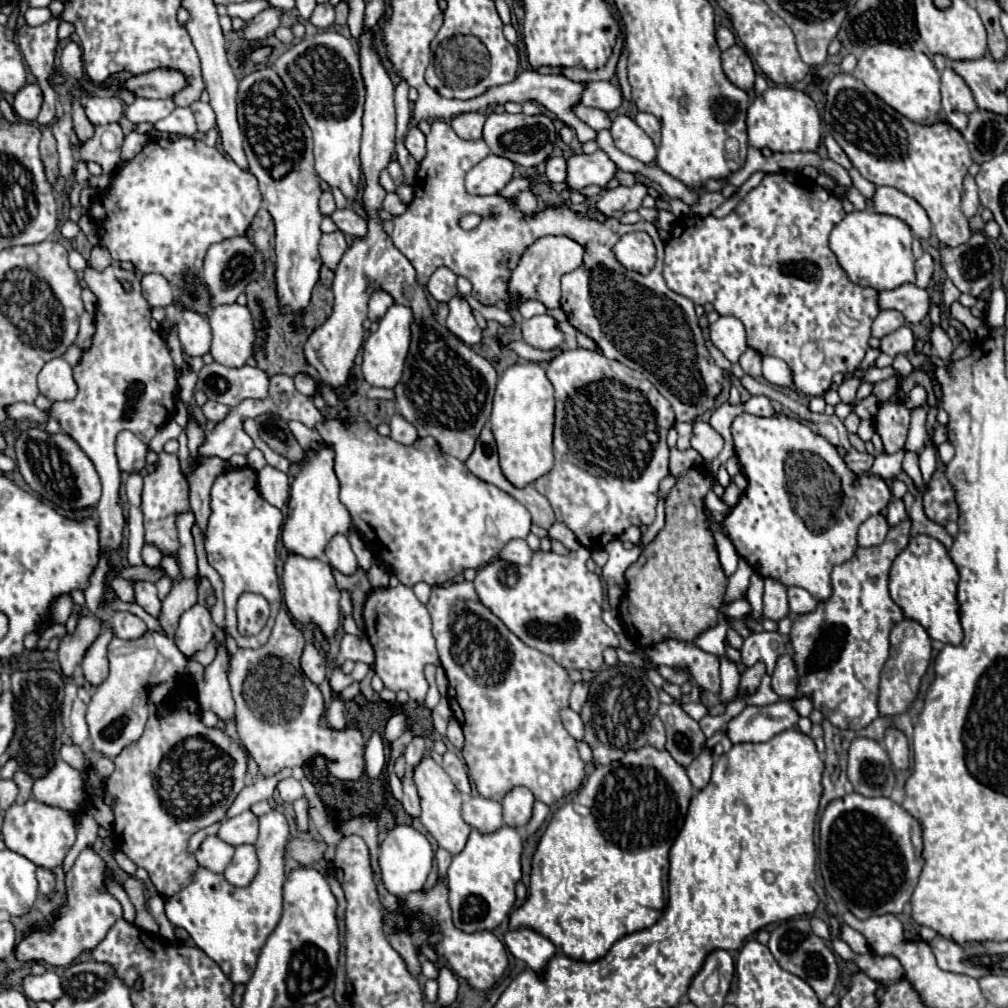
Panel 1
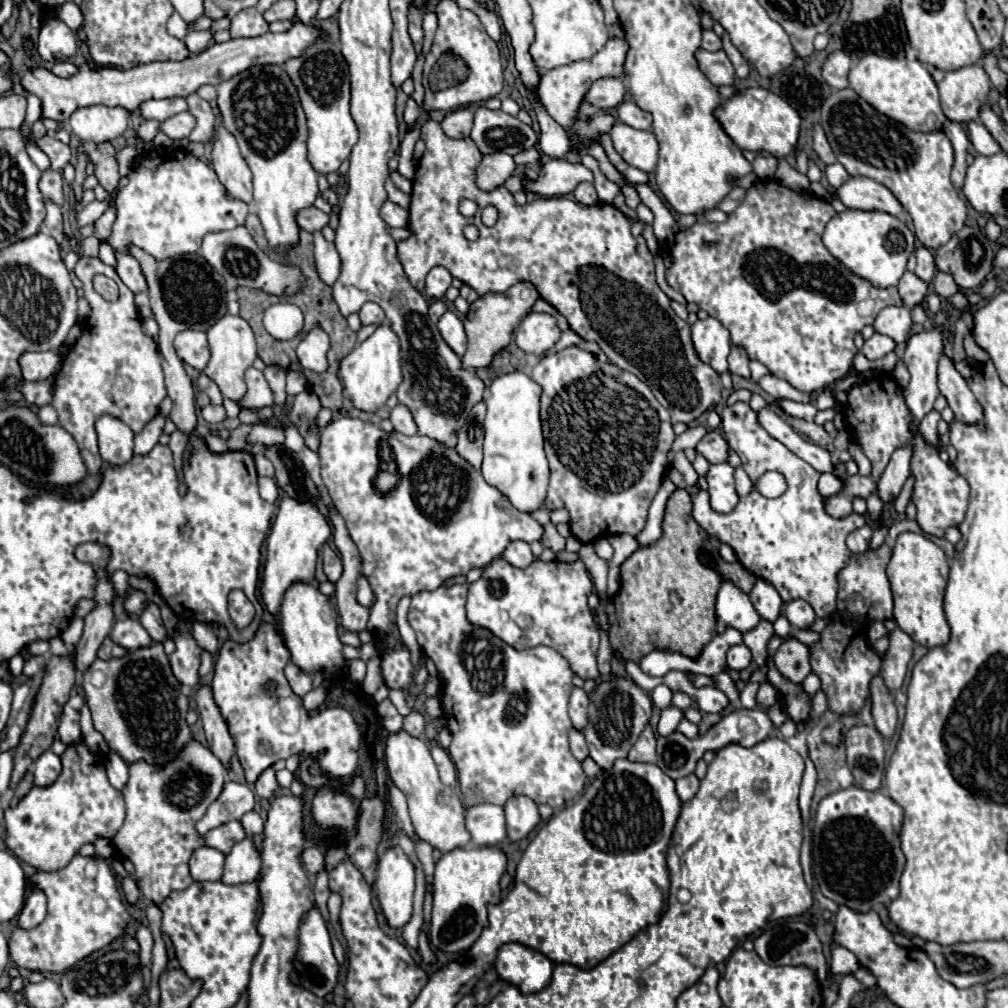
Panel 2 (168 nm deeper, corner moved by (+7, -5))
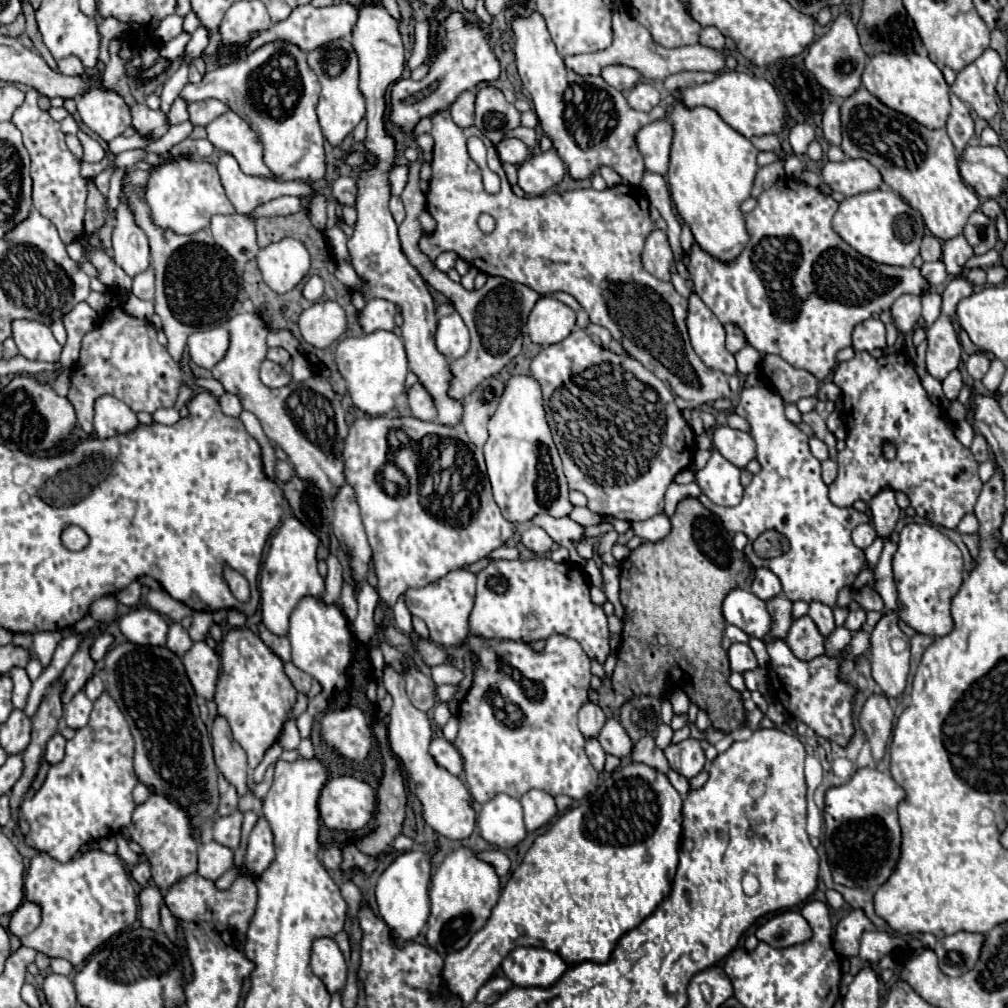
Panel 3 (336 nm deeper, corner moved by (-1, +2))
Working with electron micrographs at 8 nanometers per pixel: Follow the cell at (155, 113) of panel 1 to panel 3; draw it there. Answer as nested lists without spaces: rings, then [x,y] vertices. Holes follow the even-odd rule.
[[[272,41],[270,45],[262,45],[262,49],[248,53],[236,63],[208,71],[200,83],[188,83],[180,93],[180,97],[184,97],[186,101],[202,101],[210,97],[226,101],[230,109],[258,133],[260,141],[264,143],[264,163],[270,167],[278,181],[318,181],[326,173],[324,135],[316,115],[318,95],[318,77],[314,77],[314,71],[306,61],[306,51],[298,49],[298,45],[290,45],[288,41]]]

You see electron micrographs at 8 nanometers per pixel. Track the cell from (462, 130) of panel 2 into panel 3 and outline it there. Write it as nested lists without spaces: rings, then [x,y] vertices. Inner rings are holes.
[[[472,91],[458,95],[458,101],[454,101],[454,105],[450,109],[456,125],[470,127],[474,123],[474,99],[476,99],[476,95]]]

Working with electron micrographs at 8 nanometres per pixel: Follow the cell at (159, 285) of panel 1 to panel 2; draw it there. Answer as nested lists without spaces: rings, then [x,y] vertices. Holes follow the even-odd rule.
[[[116,252],[116,272],[122,278],[122,282],[134,292],[146,292],[146,276],[142,276],[142,268],[138,264],[138,260],[132,254],[118,254]]]

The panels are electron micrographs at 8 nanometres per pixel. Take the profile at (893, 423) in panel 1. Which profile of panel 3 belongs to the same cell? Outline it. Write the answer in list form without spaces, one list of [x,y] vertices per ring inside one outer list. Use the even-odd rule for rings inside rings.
[[[860,351],[850,361],[836,365],[832,381],[842,389],[844,401],[850,401],[848,415],[852,417],[852,427],[848,427],[846,449],[838,453],[838,477],[830,485],[830,501],[838,507],[850,507],[858,499],[868,503],[882,489],[894,489],[908,495],[916,515],[948,529],[958,527],[960,519],[974,511],[974,501],[982,489],[978,461],[972,457],[970,449],[956,439],[950,419],[946,421],[942,409],[930,401],[910,357],[904,353],[890,353],[876,359],[868,351]],[[884,441],[892,441],[896,445],[896,459],[888,461],[882,457],[880,447]]]

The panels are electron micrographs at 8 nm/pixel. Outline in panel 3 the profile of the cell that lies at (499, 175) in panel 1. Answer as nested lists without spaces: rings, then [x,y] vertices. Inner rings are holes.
[[[504,139],[496,145],[496,151],[502,163],[512,163],[512,165],[520,165],[522,161],[528,159],[530,153],[530,149],[520,139]]]

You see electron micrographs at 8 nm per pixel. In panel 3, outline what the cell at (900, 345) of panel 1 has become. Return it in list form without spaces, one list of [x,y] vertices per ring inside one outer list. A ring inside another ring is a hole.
[[[866,319],[852,331],[854,351],[872,351],[886,347],[886,327],[880,319]]]

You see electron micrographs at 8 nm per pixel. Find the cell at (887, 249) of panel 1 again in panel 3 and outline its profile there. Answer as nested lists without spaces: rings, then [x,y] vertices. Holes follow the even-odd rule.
[[[874,189],[854,197],[846,197],[832,219],[832,227],[848,245],[852,245],[864,257],[876,263],[898,267],[912,265],[924,237],[922,215],[914,211],[902,197],[888,189]]]

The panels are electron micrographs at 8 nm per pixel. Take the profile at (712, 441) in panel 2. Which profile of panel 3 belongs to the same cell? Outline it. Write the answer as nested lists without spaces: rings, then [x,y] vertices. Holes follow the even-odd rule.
[[[728,425],[716,427],[712,431],[714,449],[718,449],[730,463],[744,469],[756,457],[756,445],[750,433],[732,429]]]

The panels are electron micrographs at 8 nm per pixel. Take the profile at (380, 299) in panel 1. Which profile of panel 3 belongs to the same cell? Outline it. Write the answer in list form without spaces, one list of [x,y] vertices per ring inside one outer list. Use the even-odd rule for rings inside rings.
[[[370,299],[360,313],[360,325],[364,333],[374,333],[378,329],[392,331],[394,329],[396,305],[386,299]]]

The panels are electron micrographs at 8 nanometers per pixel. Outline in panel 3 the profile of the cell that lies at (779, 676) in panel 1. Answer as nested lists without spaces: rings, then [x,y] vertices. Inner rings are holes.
[[[800,617],[792,623],[786,643],[798,659],[814,659],[824,653],[824,637],[818,633],[818,627],[810,617]]]

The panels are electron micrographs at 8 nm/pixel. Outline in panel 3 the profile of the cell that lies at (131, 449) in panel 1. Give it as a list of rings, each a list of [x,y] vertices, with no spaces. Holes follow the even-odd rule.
[[[98,397],[98,401],[94,403],[94,431],[100,439],[128,433],[136,425],[136,413],[116,397]]]

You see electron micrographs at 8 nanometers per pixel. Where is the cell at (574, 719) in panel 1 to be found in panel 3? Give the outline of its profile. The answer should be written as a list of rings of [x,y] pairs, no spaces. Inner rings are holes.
[[[588,739],[588,741],[586,741],[586,755],[590,757],[594,769],[596,769],[598,773],[602,773],[602,771],[604,771],[604,763],[606,763],[606,753],[604,753],[602,745],[600,745],[596,739]]]

